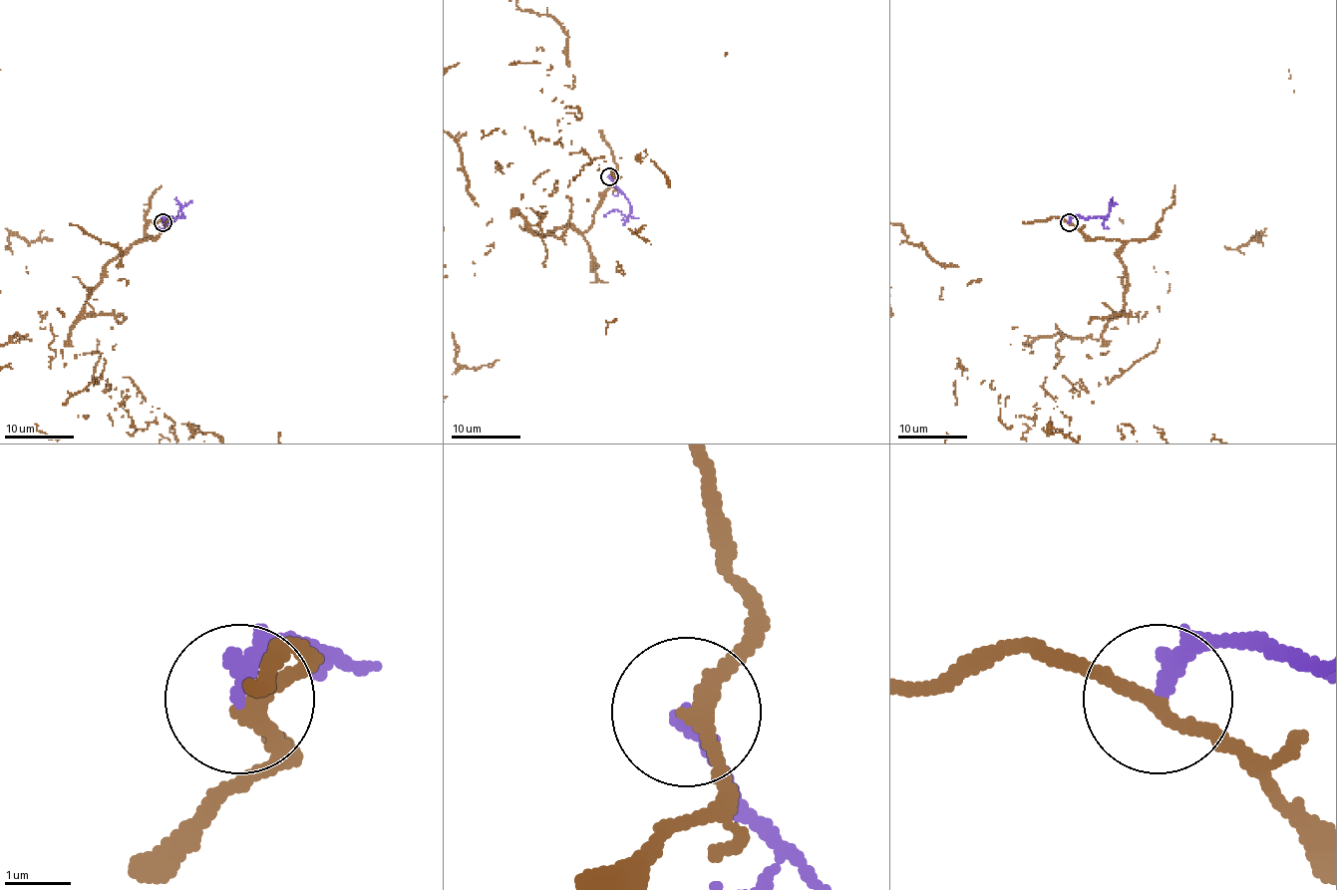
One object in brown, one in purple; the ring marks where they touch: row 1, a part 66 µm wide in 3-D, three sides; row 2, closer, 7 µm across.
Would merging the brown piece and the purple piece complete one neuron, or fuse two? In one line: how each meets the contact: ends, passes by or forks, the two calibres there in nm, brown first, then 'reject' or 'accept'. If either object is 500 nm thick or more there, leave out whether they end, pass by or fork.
brown passes by; purple ends; calibres 200 and 280 nm; reject

